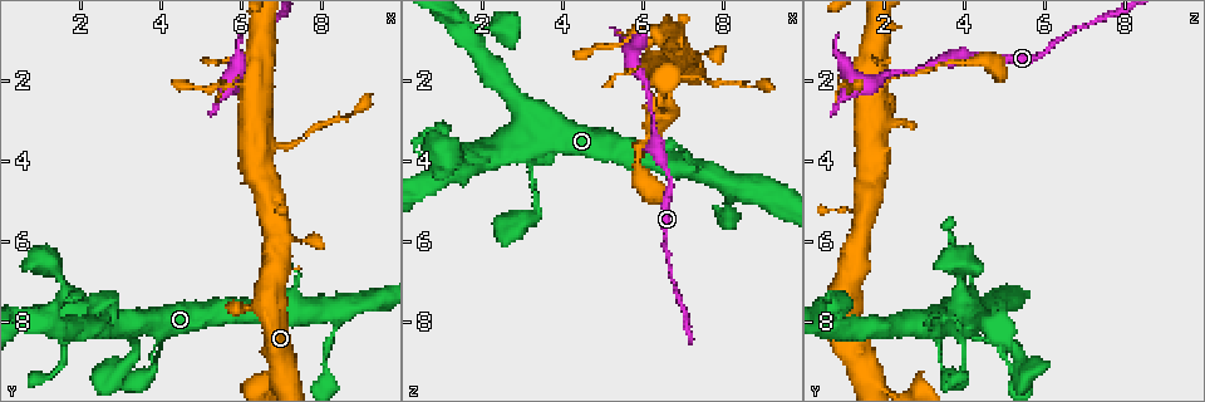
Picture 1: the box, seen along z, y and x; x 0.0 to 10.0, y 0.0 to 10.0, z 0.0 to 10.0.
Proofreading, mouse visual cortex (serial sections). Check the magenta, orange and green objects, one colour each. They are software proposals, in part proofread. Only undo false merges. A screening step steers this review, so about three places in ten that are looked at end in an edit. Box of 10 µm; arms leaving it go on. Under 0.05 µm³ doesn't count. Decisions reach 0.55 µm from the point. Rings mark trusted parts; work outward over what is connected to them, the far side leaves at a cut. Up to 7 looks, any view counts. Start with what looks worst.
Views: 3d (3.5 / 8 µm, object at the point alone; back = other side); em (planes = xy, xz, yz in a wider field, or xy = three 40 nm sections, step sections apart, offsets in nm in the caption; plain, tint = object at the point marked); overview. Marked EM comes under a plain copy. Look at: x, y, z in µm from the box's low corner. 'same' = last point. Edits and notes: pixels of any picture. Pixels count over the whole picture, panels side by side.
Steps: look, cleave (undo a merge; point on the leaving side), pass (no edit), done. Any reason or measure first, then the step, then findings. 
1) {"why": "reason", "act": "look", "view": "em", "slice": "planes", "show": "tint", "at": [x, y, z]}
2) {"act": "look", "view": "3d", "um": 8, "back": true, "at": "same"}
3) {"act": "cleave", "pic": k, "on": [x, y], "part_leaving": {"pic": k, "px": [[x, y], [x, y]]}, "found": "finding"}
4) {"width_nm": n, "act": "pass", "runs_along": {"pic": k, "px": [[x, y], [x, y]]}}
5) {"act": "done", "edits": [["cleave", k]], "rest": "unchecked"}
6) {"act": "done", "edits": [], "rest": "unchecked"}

{"why": "calibre changes", "act": "look", "view": "3d", "um": 3.5, "at": [6.65, 3.65, 1.90]}

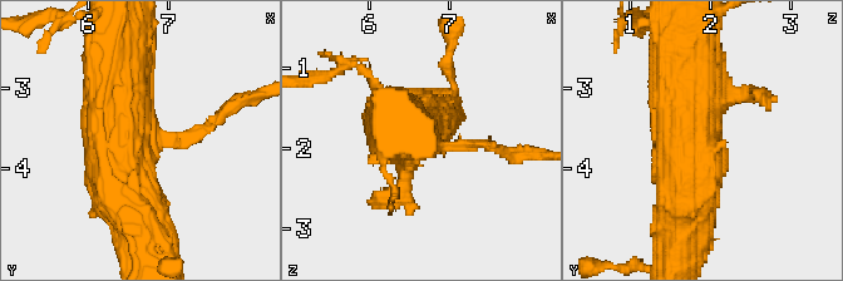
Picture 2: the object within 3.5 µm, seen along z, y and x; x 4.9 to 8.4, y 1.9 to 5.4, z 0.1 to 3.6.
{"why": "need the tissue", "act": "look", "view": "em", "slice": "xy", "step": 2, "show": "tint", "at": "same"}

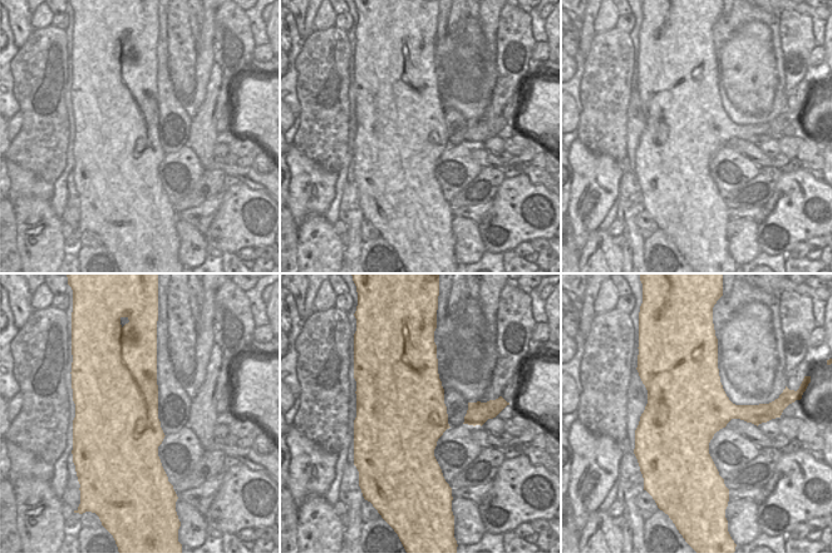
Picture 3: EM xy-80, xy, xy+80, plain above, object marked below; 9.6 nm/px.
{"act": "pass", "found": "all the same cell"}

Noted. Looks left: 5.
{"why": "sharp bend", "act": "look", "view": "3d", "um": 3.5, "at": [5.70, 2.00, 1.35]}

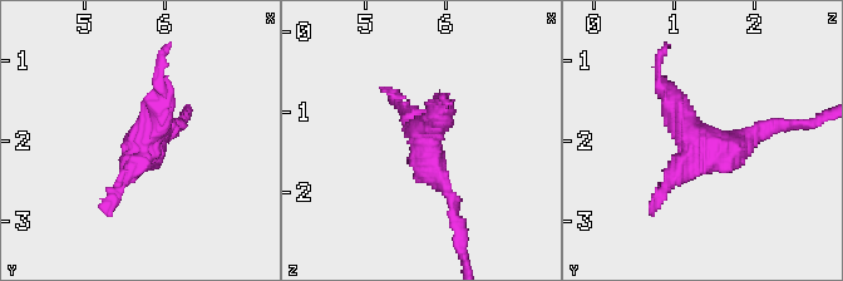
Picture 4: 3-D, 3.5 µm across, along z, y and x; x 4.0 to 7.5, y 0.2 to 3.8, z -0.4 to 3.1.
{"why": "now the EM", "act": "look", "view": "em", "slice": "xy", "step": 3, "show": "tint", "at": [5.75, 2.05, 1.30]}

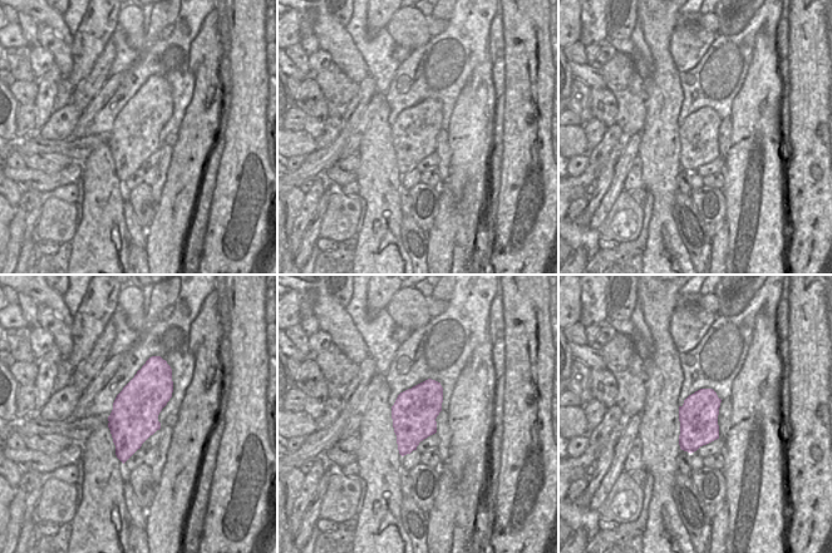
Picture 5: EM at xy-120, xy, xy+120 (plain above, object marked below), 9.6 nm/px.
{"act": "cleave", "pic": 4, "on": [158, 108], "part_leaving": {"pic": 4, "px": [[147, 136], [169, 43]]}, "found": "a second cell is stuck on"}

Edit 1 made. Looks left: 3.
{"why": "narrows sharply", "act": "look", "view": "3d", "um": 3.5, "at": [1.15, 6.60, 3.85]}

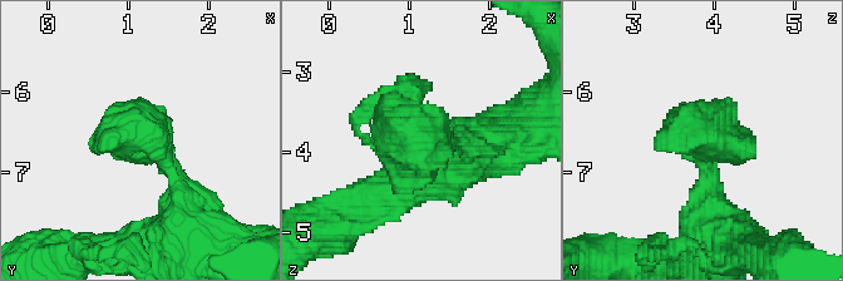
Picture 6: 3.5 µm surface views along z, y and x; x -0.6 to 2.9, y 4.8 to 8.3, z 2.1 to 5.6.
{"act": "look", "view": "em", "slice": "planes", "show": "tint", "at": [1.25, 6.55, 3.90]}

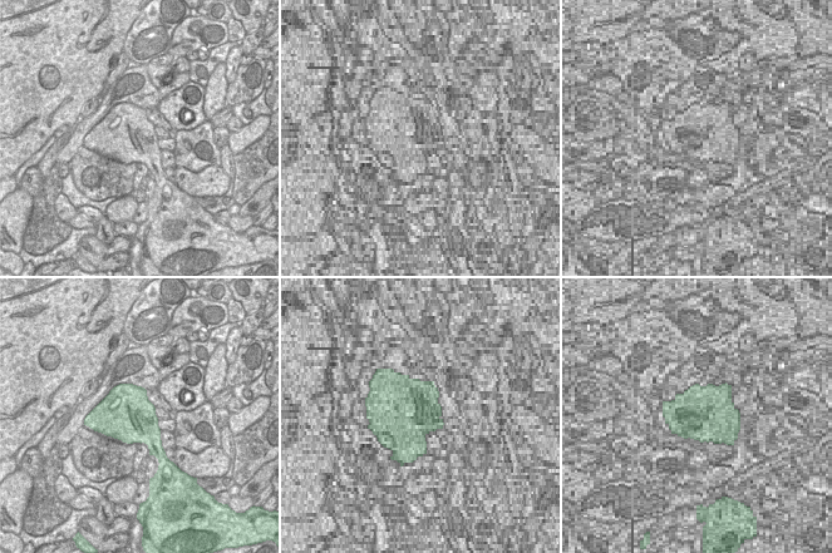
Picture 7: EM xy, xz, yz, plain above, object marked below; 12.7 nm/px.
{"width_nm": 700, "act": "pass", "runs_along": {"pic": 6, "px": [[181, 210], [138, 128], [108, 148]]}, "found": "all the same cell"}

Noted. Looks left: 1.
{"act": "done", "edits": [["cleave", 4]], "rest": "unchecked"}

